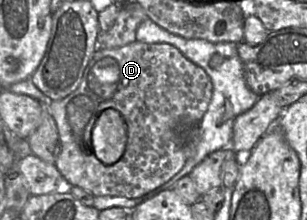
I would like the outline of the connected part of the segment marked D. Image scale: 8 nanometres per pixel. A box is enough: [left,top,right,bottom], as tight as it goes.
[48,40,213,198]

